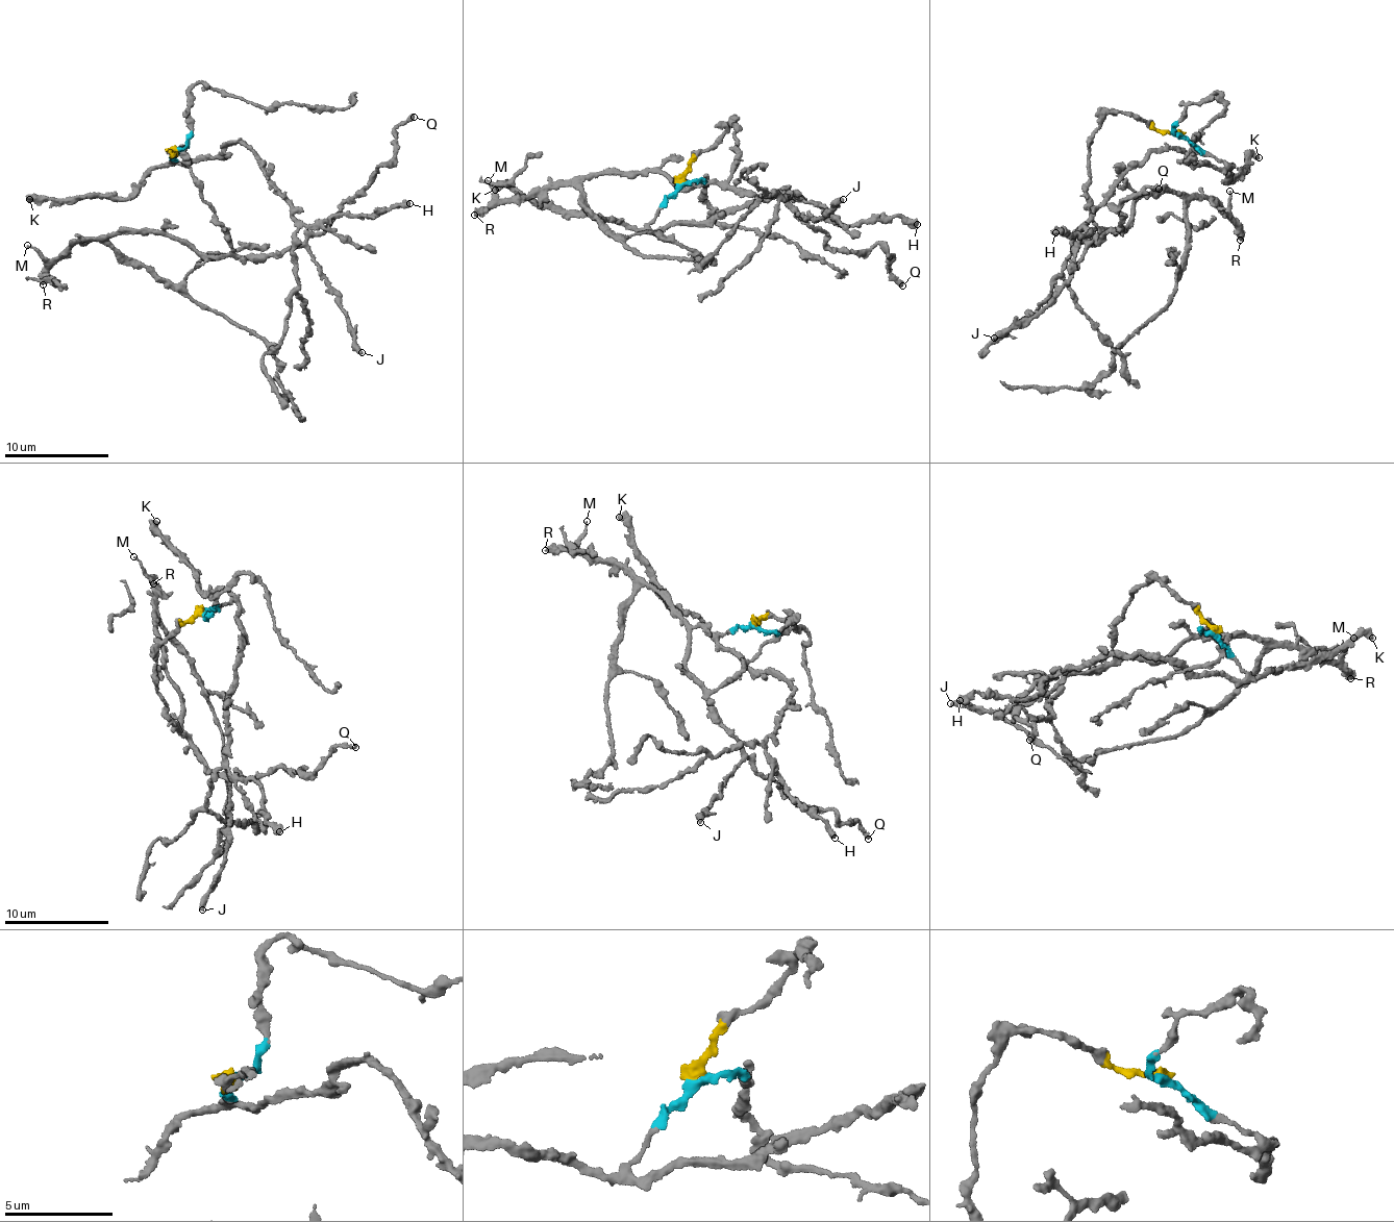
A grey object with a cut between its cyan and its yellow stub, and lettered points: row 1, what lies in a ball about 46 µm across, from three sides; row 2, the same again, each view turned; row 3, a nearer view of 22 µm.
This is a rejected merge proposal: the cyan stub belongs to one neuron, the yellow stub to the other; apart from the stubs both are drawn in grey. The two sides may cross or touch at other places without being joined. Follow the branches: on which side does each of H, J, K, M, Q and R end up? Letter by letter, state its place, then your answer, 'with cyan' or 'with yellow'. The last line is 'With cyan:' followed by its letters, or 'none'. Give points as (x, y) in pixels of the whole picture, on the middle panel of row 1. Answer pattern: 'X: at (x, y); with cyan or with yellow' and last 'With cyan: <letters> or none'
H: at (917, 224); with cyan
J: at (843, 199); with yellow
K: at (495, 190); with cyan
M: at (488, 180); with yellow
Q: at (902, 285); with yellow
R: at (474, 215); with yellow
With cyan: H, K

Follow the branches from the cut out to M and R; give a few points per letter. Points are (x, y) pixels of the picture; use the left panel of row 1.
M: (174, 150), (171, 155), (181, 146), (231, 250), (200, 253), (121, 227), (80, 238), (50, 259), (27, 245)
R: (174, 150), (171, 155), (181, 146), (231, 250), (200, 253), (121, 227), (82, 238), (43, 283)

